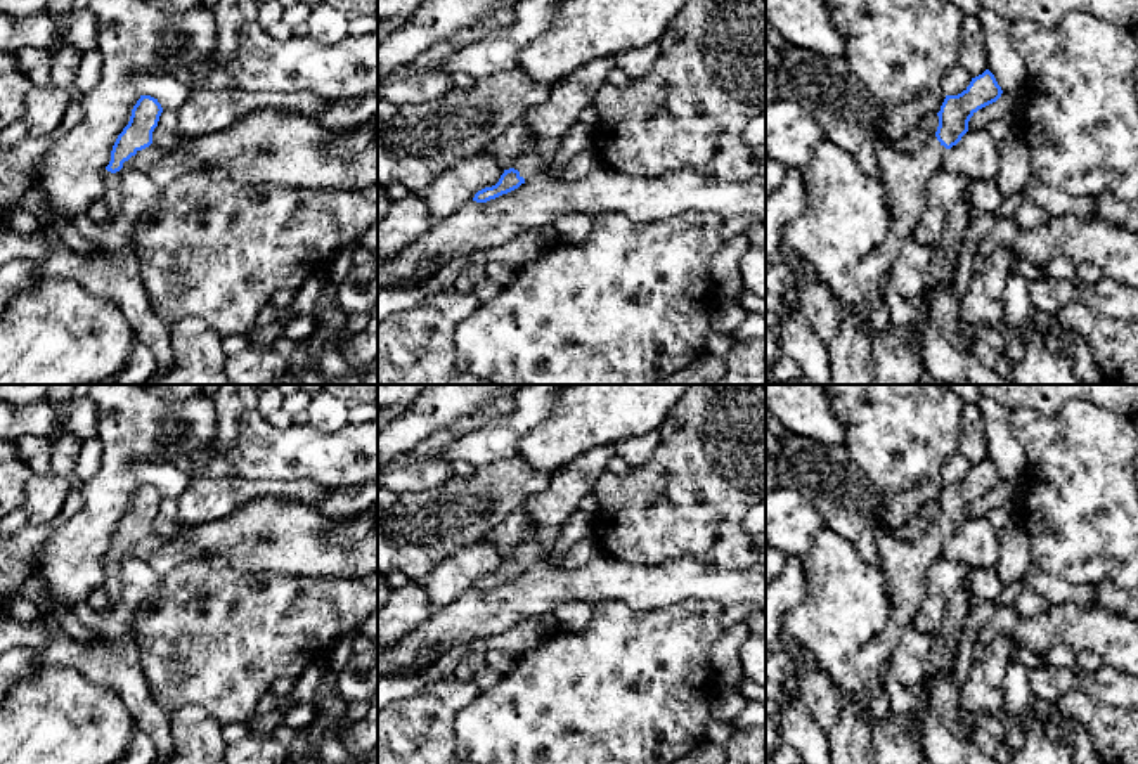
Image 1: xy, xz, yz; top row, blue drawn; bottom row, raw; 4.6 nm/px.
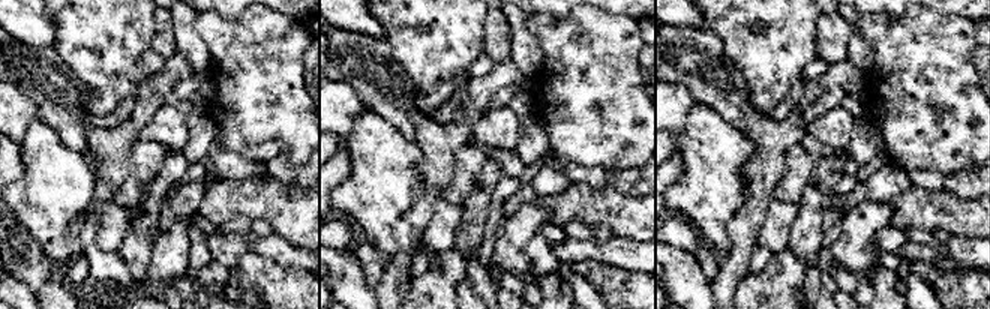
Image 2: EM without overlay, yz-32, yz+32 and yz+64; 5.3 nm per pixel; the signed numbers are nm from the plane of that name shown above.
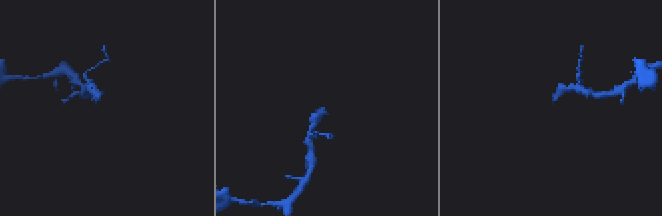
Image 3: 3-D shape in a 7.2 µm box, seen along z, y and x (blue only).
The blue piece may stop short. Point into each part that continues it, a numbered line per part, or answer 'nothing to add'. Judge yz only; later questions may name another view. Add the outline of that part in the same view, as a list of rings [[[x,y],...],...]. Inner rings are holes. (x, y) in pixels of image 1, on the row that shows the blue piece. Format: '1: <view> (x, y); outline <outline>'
1: yz (906, 175); outline [[[932,137],[916,152],[901,152],[883,139],[876,144],[885,203],[890,210],[887,237],[856,267],[861,301],[850,307],[830,346],[830,381],[826,385],[873,385],[870,367],[870,334],[866,324],[878,298],[878,279],[894,263],[902,243],[927,210],[928,182],[942,170],[942,147]]]

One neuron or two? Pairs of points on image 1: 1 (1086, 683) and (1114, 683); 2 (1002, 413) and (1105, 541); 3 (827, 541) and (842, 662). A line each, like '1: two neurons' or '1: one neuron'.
1: one neuron
2: two neurons
3: one neuron

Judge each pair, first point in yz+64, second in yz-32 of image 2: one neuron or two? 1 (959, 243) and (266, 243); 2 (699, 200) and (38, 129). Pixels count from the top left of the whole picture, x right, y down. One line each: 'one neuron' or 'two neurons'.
1: one neuron
2: one neuron

